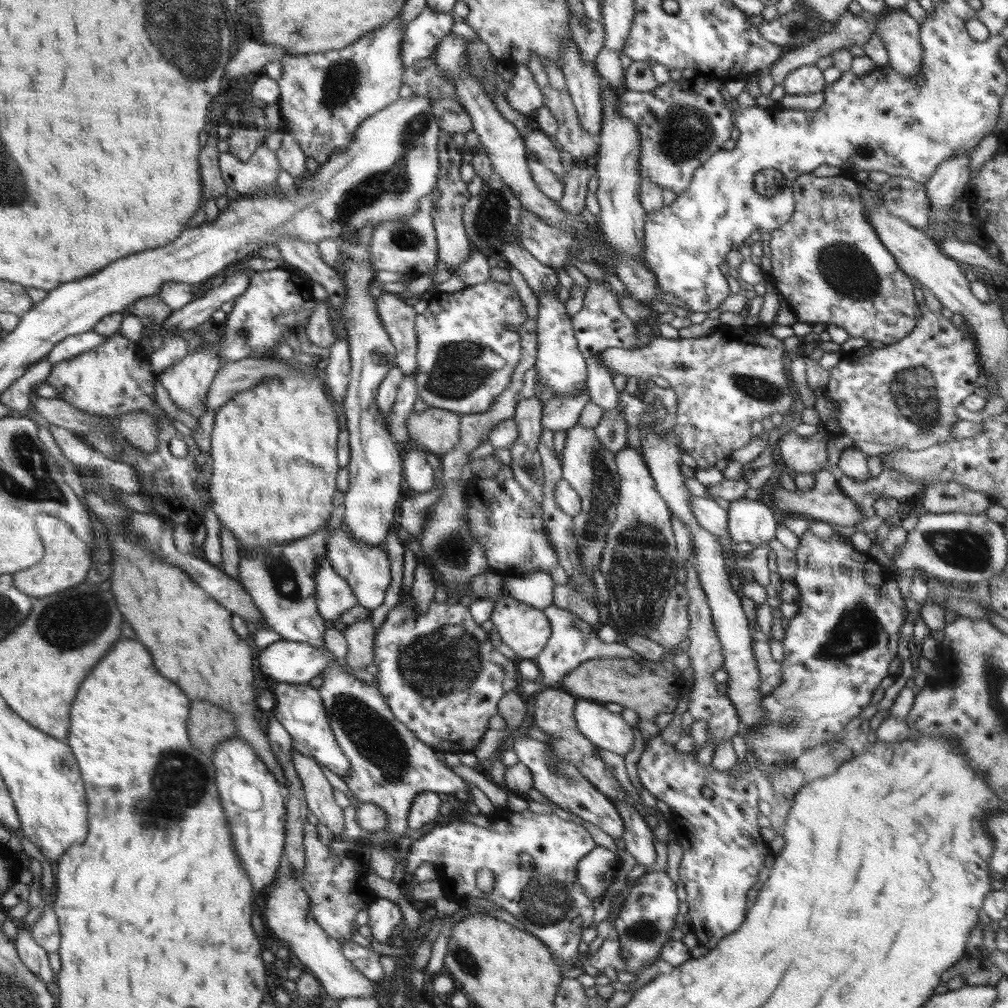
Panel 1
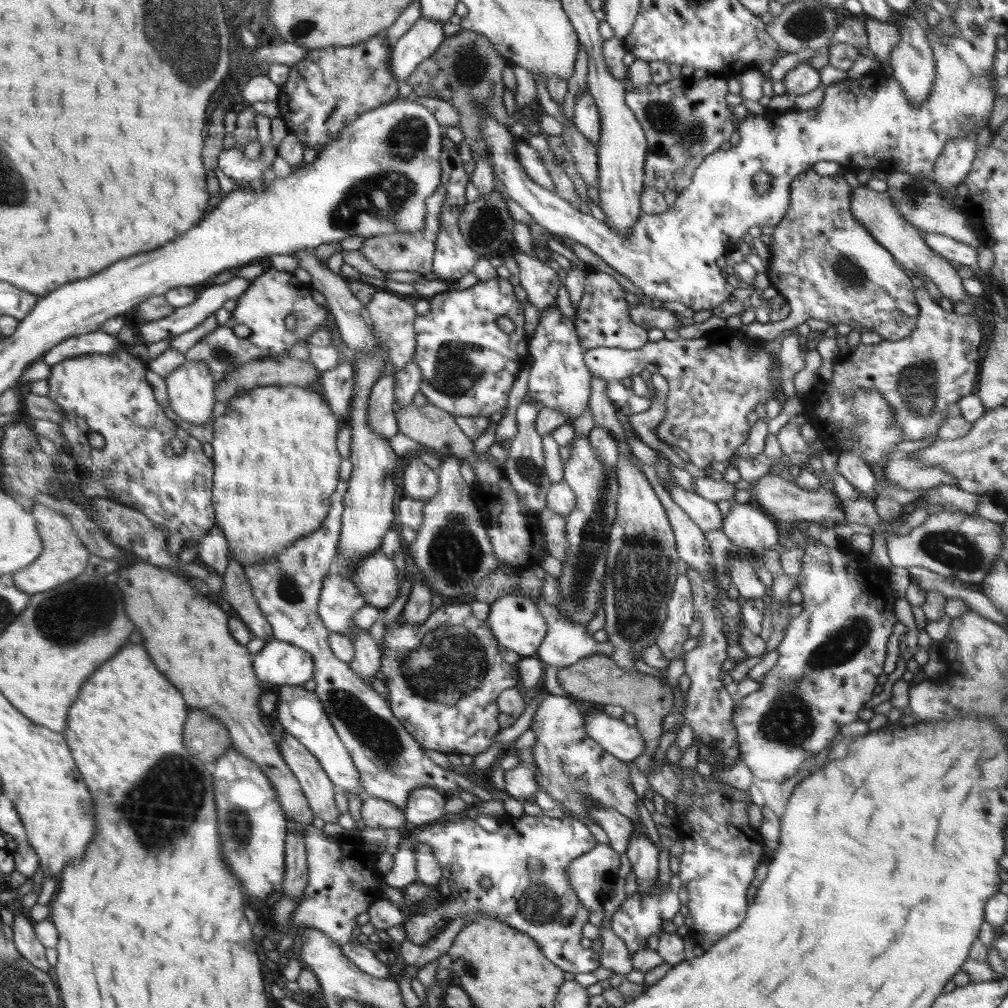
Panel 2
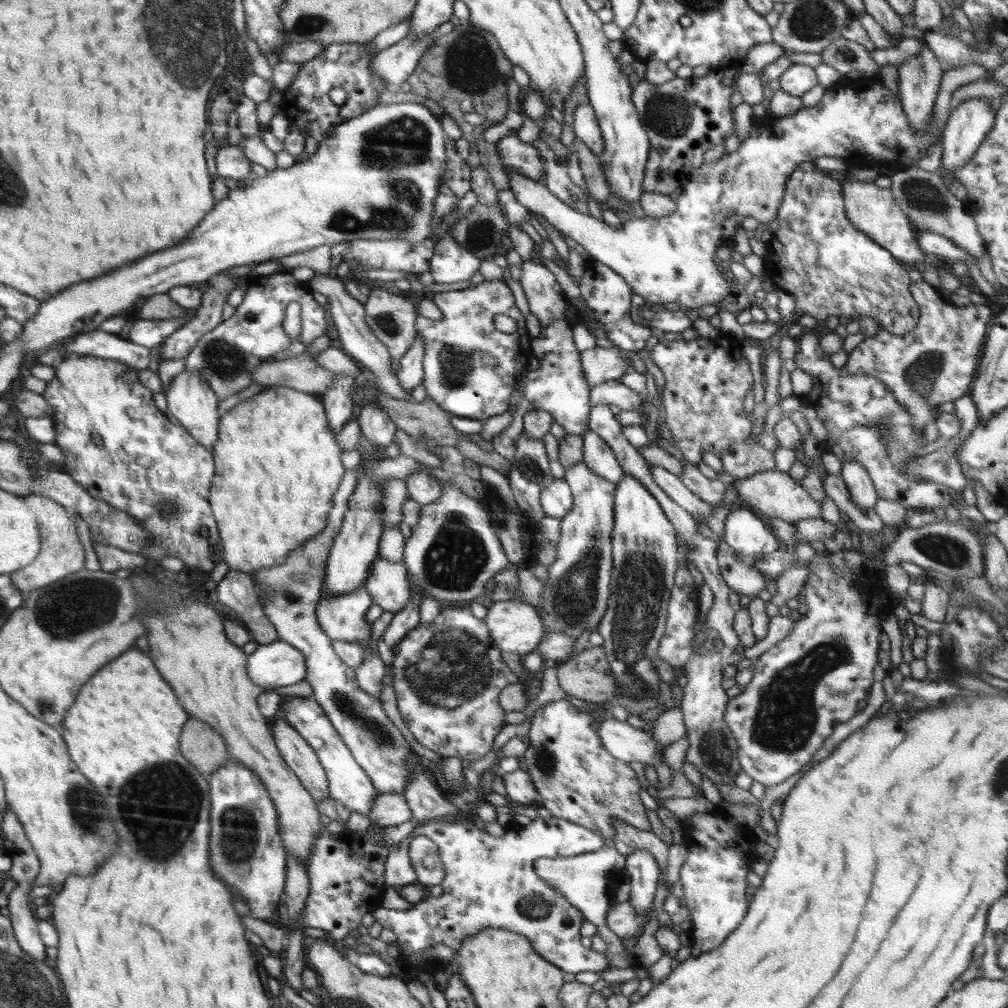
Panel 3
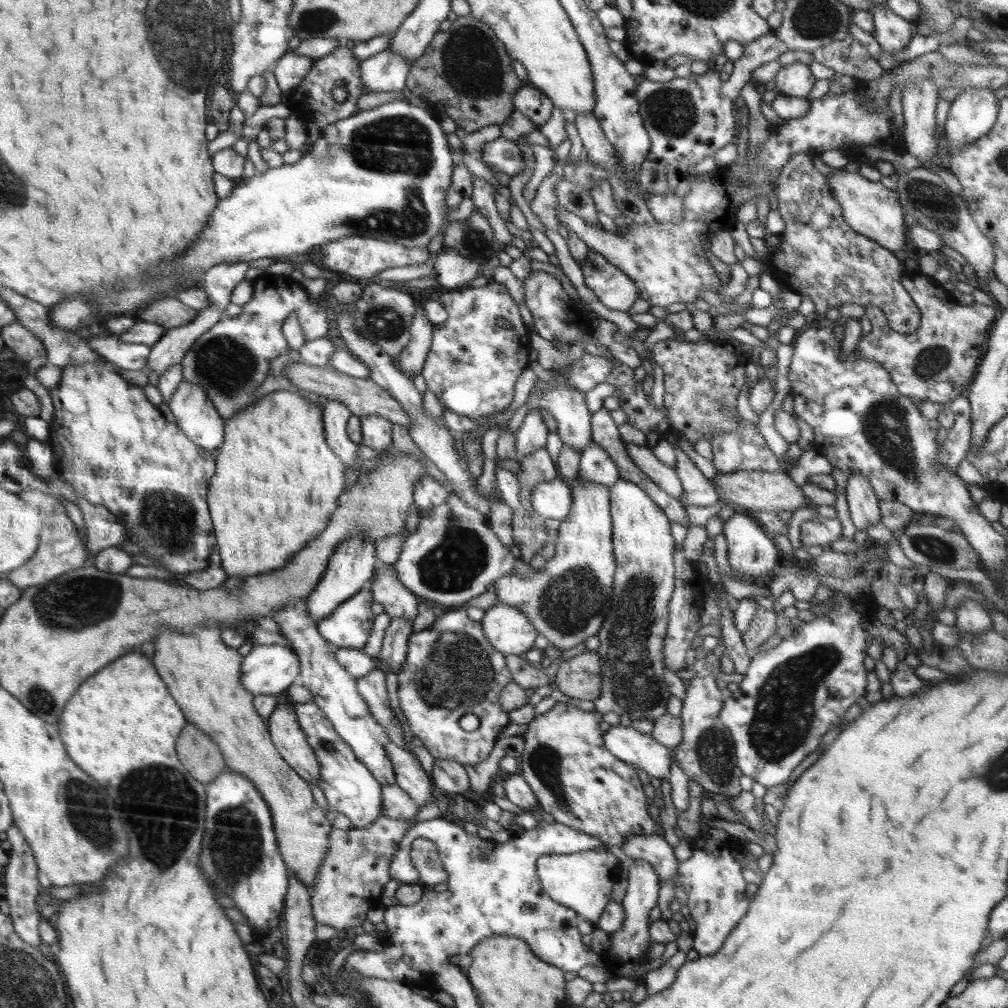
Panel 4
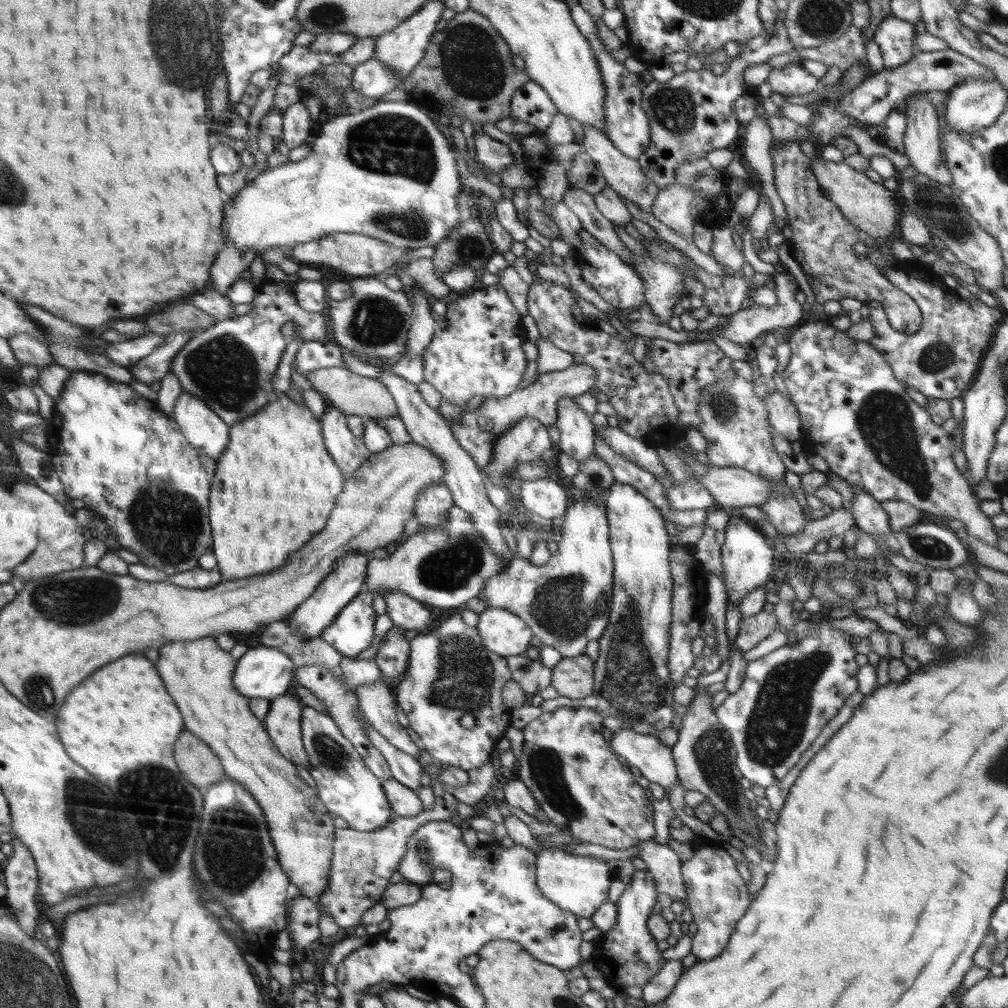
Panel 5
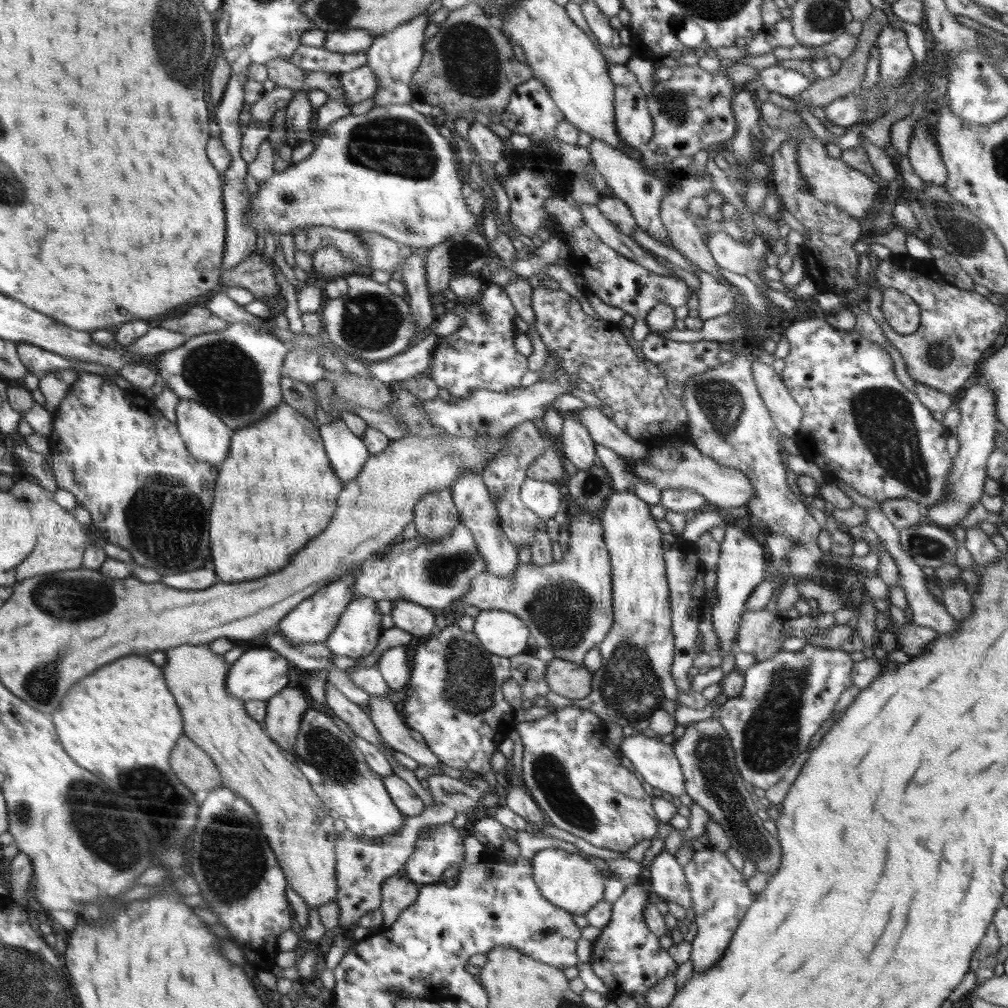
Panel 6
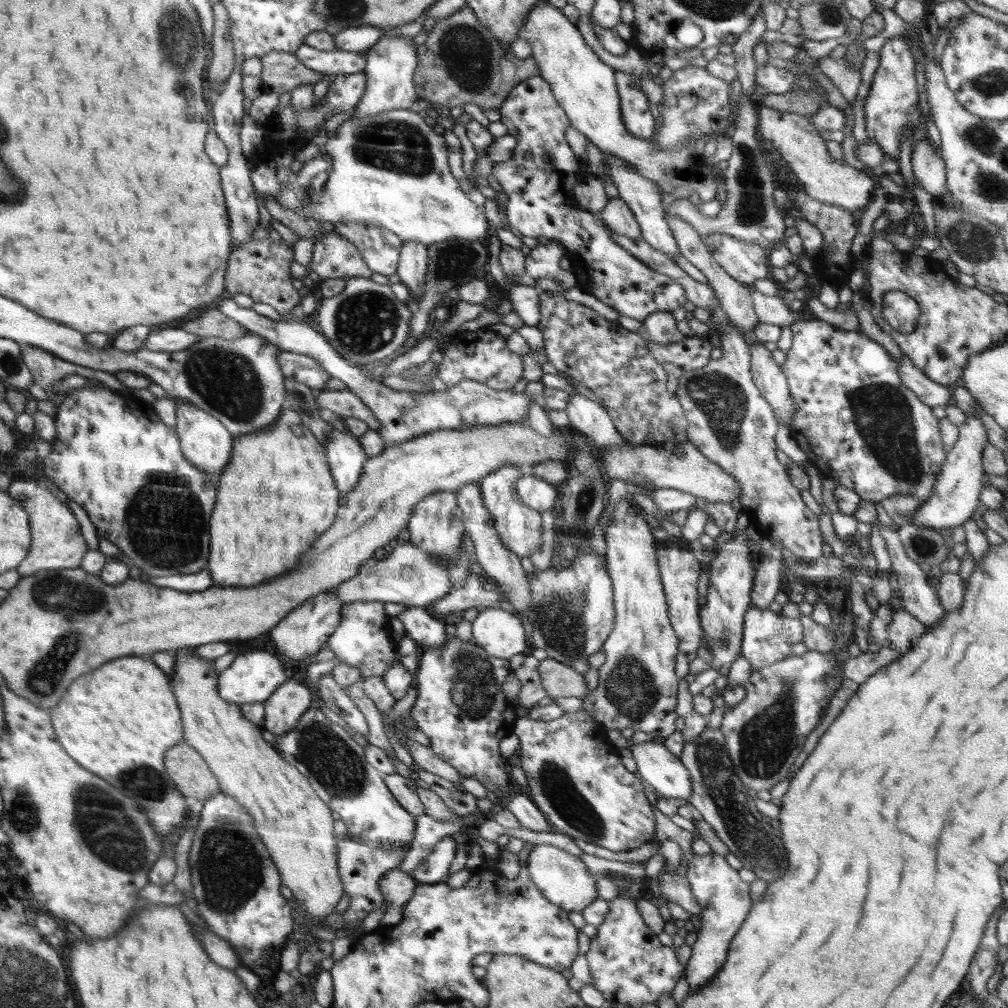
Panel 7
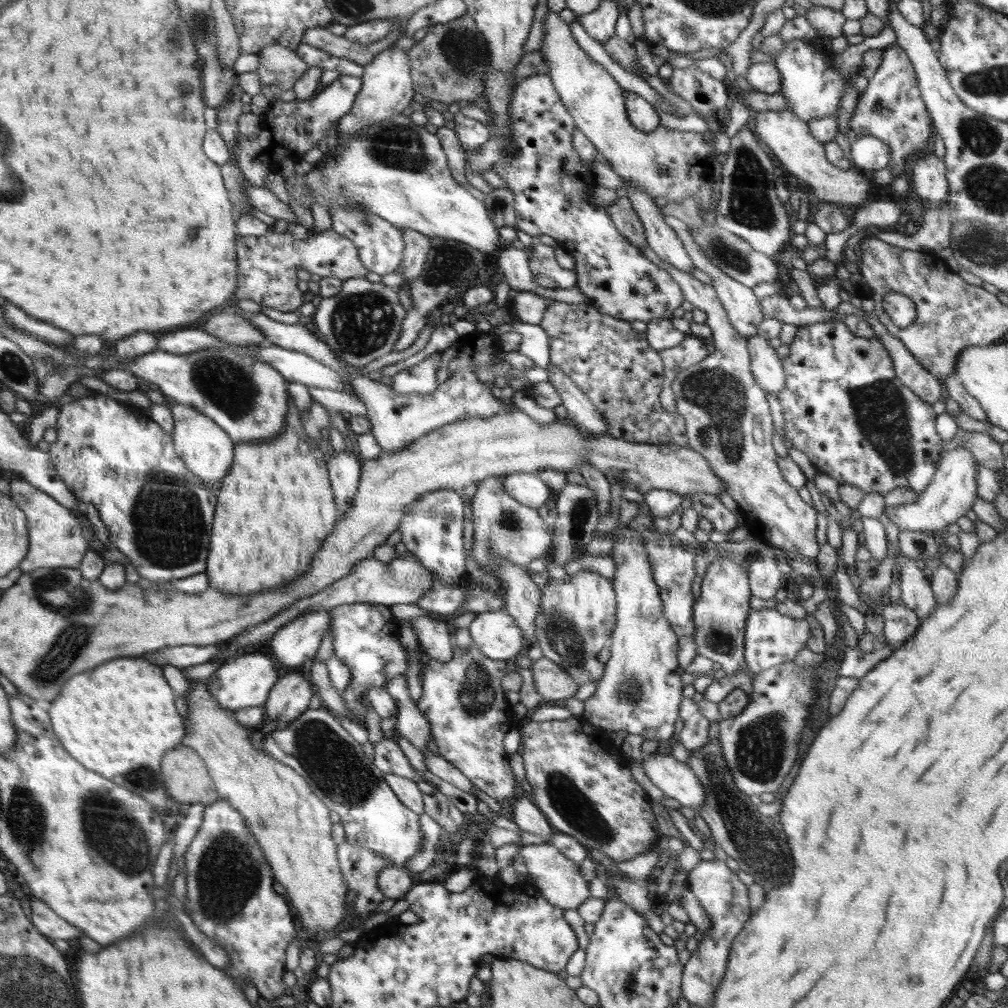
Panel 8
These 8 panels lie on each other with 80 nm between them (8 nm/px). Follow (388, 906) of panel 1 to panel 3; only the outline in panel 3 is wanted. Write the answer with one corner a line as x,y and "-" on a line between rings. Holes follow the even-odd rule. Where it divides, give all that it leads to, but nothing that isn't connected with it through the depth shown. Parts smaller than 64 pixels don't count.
536,817
532,819
530,825
525,826
516,823
513,819
504,829
504,835
496,837
487,833
487,831
478,829
476,825
464,826
464,824
458,824
458,822
446,824
446,822
438,822
438,820
429,820
418,824
407,838
400,841
398,850
389,853
384,872
386,886
406,886
418,881
418,875
416,875
409,856
410,841
417,836
427,836
438,846
439,856
444,864
445,876
442,884
440,884
443,889
442,896
436,898
436,896
428,893
421,902
415,903
407,910
388,909
377,904
372,911
374,920
380,922
384,929
391,930
398,937
395,946
400,949
401,961
405,967
428,972
434,976
438,970
444,970
445,966
436,968
438,960
425,955
429,948
443,942
446,946
450,946
452,950
458,950
462,946
464,939
480,933
482,929
494,927
504,928
528,938
532,948
542,958
555,964
564,972
571,972
576,975
578,972
589,970
600,973
605,968
608,968
609,962
604,953
595,952
580,943
580,929
584,918
578,908
566,901
566,896
558,893
556,889
548,887
544,882
538,884
538,886
534,884
534,888
522,888
522,882
526,882
528,870
532,872
537,858
569,857
595,851
605,845
604,839
598,833
592,832
579,824
557,817
552,817
547,822
542,817

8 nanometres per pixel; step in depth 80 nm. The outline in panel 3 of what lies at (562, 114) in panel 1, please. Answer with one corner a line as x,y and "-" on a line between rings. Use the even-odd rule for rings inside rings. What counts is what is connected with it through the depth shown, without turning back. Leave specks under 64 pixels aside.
574,139
574,144
570,149
576,150
580,168
588,187
588,192
597,202
607,202
608,186
606,186
605,176
602,169
601,160
579,139

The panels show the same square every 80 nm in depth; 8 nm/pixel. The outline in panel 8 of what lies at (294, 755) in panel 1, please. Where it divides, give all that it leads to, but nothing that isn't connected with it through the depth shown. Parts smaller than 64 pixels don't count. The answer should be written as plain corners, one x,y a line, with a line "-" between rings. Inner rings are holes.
293,671
284,675
271,691
271,698
263,704
266,719
276,720
278,728
288,726
308,710
314,688
303,675

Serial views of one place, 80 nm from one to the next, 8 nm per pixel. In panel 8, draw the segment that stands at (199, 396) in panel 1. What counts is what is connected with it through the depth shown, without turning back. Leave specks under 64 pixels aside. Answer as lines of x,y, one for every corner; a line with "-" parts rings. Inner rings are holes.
157,394
155,398
160,403
171,404
172,419
175,422
175,431
171,434
174,436
175,452
180,460
186,462
187,468
201,478
204,487
215,488
216,486
216,494
218,494
223,479
226,478
234,463
235,441
222,426
216,425
212,418
204,416
196,408
173,403
161,394

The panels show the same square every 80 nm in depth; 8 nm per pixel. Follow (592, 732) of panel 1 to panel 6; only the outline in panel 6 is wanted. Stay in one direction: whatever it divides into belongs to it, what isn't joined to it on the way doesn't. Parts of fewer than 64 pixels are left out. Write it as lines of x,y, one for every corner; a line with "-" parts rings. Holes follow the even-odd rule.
647,734
624,736
622,745
617,749
619,754
626,756
634,765
636,773
641,780
648,782
654,788
662,790
667,797
680,796
685,792
685,778
672,744
662,743
660,737
648,736

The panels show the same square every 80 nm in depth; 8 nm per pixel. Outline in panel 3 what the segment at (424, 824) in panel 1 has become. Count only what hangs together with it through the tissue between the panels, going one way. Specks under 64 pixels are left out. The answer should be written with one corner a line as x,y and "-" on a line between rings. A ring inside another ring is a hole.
424,773
412,775
405,784
403,793
412,811
412,818
418,819
420,823
432,820
436,816
457,814
463,806
444,799
437,784

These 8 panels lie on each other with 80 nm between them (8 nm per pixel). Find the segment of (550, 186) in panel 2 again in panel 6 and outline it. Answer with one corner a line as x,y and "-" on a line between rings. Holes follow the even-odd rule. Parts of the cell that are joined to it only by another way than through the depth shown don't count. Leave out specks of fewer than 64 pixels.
475,121
469,126
468,136
472,149
480,154
480,158
494,163
504,159
505,140
489,127

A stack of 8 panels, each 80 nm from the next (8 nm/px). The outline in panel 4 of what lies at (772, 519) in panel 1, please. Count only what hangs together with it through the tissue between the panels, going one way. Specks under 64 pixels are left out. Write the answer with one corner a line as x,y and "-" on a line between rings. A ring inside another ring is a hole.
738,510
726,522
723,536
727,541
727,561
731,570
744,572
749,578
762,576
763,572
772,573
777,564
779,547
771,534
747,511

